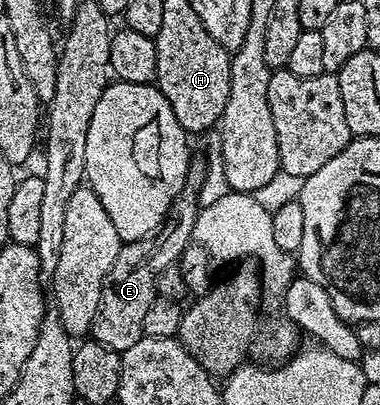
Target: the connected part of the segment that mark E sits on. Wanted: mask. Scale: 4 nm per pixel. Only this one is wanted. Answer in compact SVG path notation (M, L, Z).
M199 158L192 159L190 168L185 172L183 189L176 192L173 206L168 208L167 215L162 217L159 229L146 236L144 240L129 240L121 246L109 274L103 279L101 306L97 310L97 318L93 318L90 339L122 354L129 350L129 346L133 346L133 342L142 338L145 314L155 301L155 287L161 270L165 266L178 264L181 254L193 242L193 226L197 222L197 214L201 207L199 187L206 176L206 166Z

